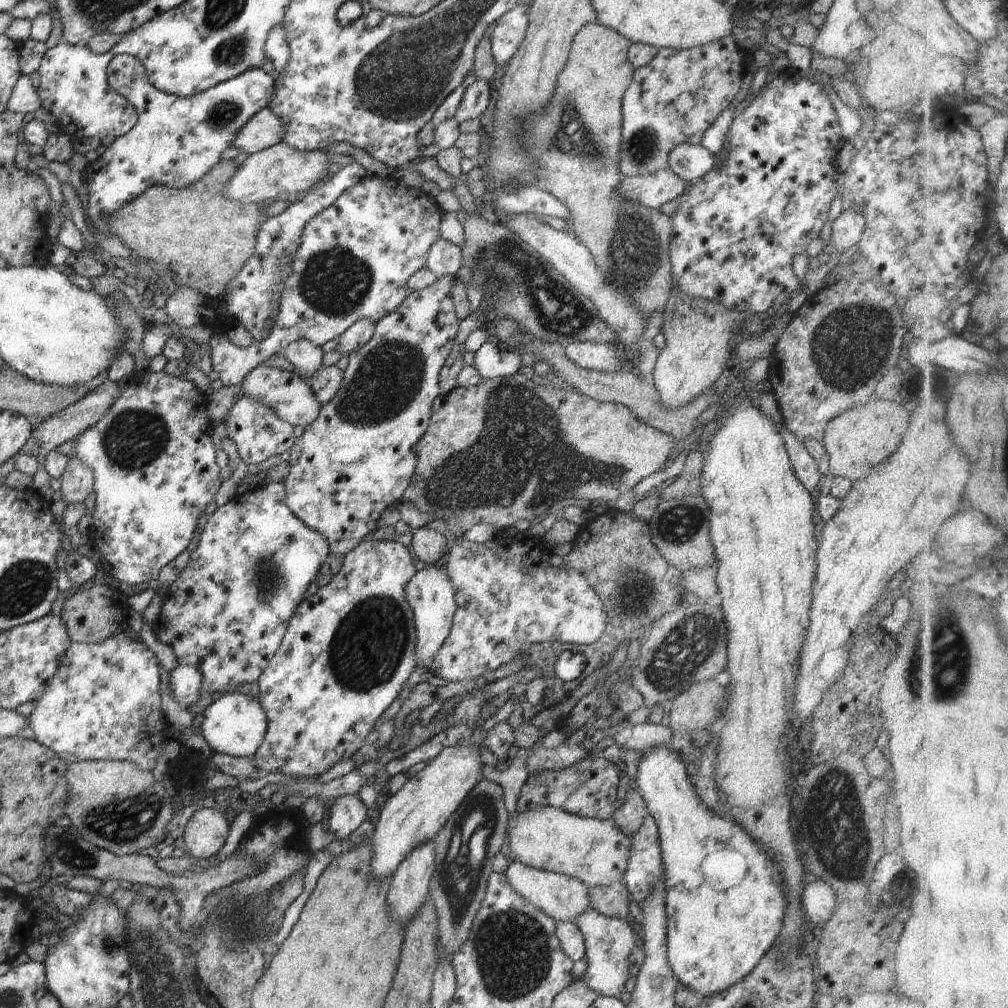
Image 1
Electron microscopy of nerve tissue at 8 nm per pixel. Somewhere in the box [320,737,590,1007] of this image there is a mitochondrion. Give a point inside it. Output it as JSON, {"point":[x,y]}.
{"point":[512,951]}

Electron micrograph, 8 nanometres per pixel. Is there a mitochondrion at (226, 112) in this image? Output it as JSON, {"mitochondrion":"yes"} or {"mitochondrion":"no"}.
{"mitochondrion":"yes"}

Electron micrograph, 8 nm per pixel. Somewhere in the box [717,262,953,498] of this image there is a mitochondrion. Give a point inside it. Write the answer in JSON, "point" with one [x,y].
{"point":[837,347]}

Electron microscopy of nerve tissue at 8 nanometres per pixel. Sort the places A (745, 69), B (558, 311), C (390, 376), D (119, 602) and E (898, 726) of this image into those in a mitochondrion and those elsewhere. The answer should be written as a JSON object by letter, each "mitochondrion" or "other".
{"A":"other","B":"mitochondrion","C":"mitochondrion","D":"other","E":"other"}

